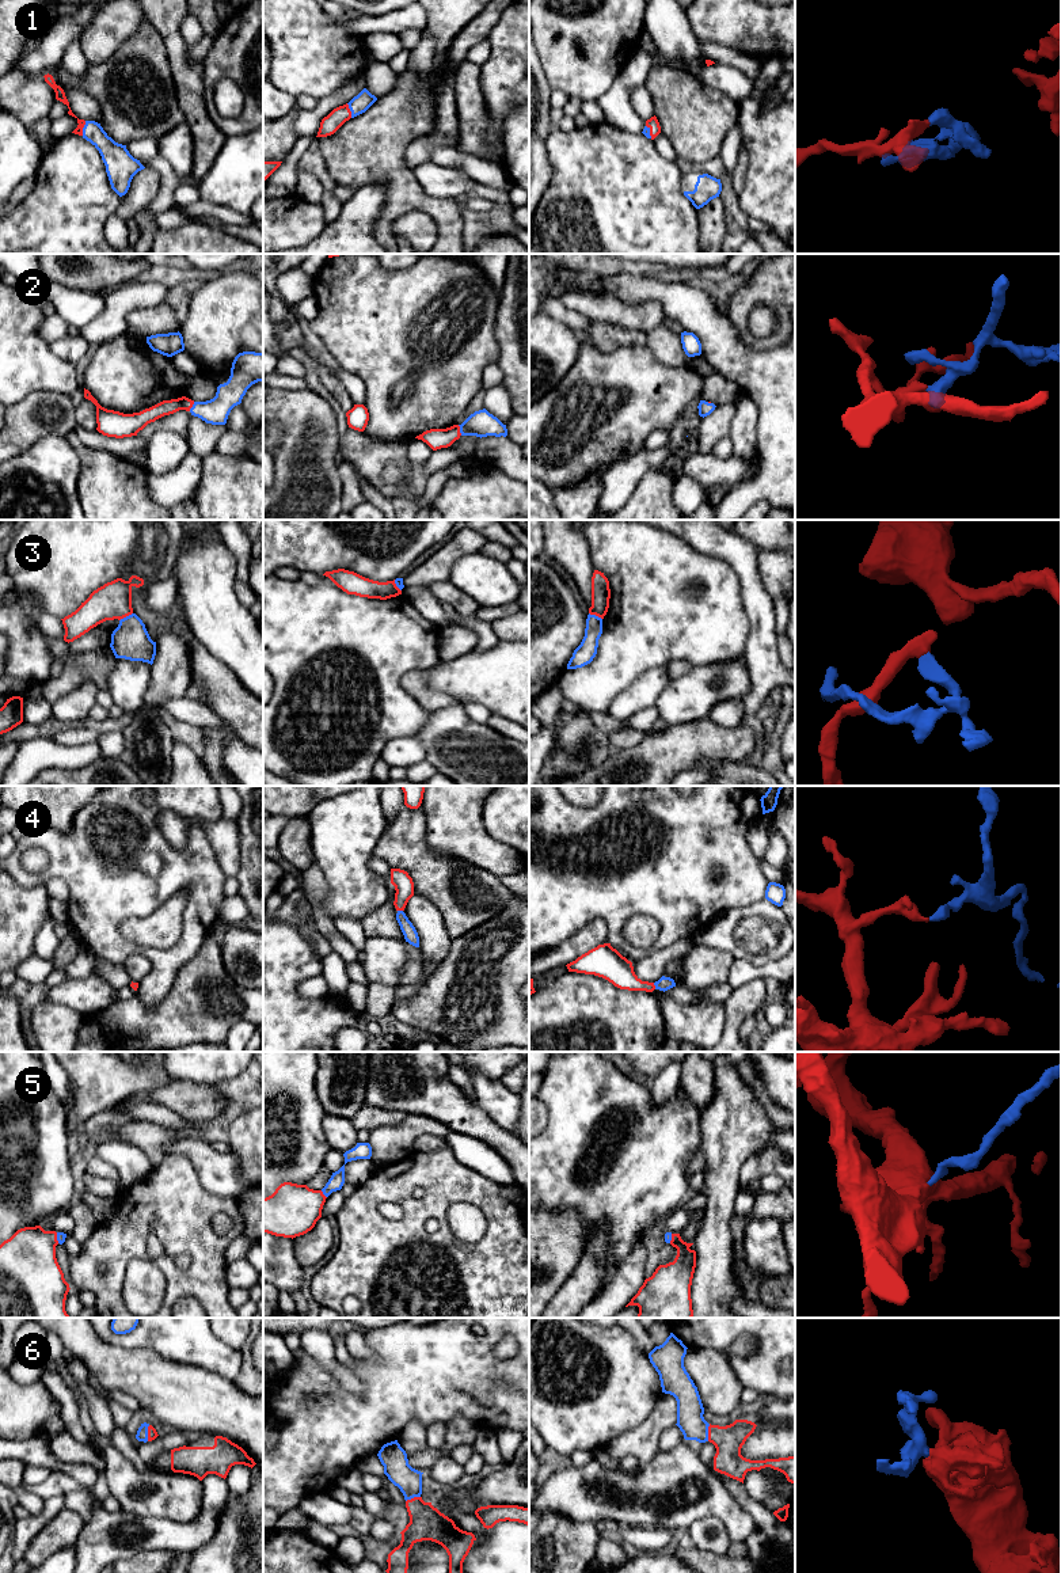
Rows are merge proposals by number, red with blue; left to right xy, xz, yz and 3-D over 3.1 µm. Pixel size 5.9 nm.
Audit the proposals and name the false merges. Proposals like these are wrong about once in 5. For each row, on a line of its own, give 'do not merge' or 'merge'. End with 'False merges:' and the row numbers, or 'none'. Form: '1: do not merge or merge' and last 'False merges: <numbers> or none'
1: merge
2: merge
3: do not merge
4: merge
5: merge
6: merge
False merges: 3

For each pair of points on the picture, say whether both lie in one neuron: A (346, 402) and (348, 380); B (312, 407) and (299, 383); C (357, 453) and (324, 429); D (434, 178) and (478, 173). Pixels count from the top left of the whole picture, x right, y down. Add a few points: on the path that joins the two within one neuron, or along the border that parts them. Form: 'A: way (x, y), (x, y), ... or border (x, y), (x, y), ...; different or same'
A: border (331, 369), (354, 403); different
B: border (277, 387), (308, 390); different
C: border (338, 439), (339, 449); different
D: border (436, 163), (457, 167), (476, 185); different

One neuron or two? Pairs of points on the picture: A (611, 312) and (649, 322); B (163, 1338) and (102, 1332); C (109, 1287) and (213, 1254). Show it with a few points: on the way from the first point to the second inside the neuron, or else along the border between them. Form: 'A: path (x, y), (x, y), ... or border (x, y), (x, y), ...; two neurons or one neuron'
A: path (620, 312), (627, 316), (639, 316); one neuron
B: path (148, 1338), (117, 1338); one neuron
C: path (124, 1257), (137, 1243), (183, 1243); one neuron

